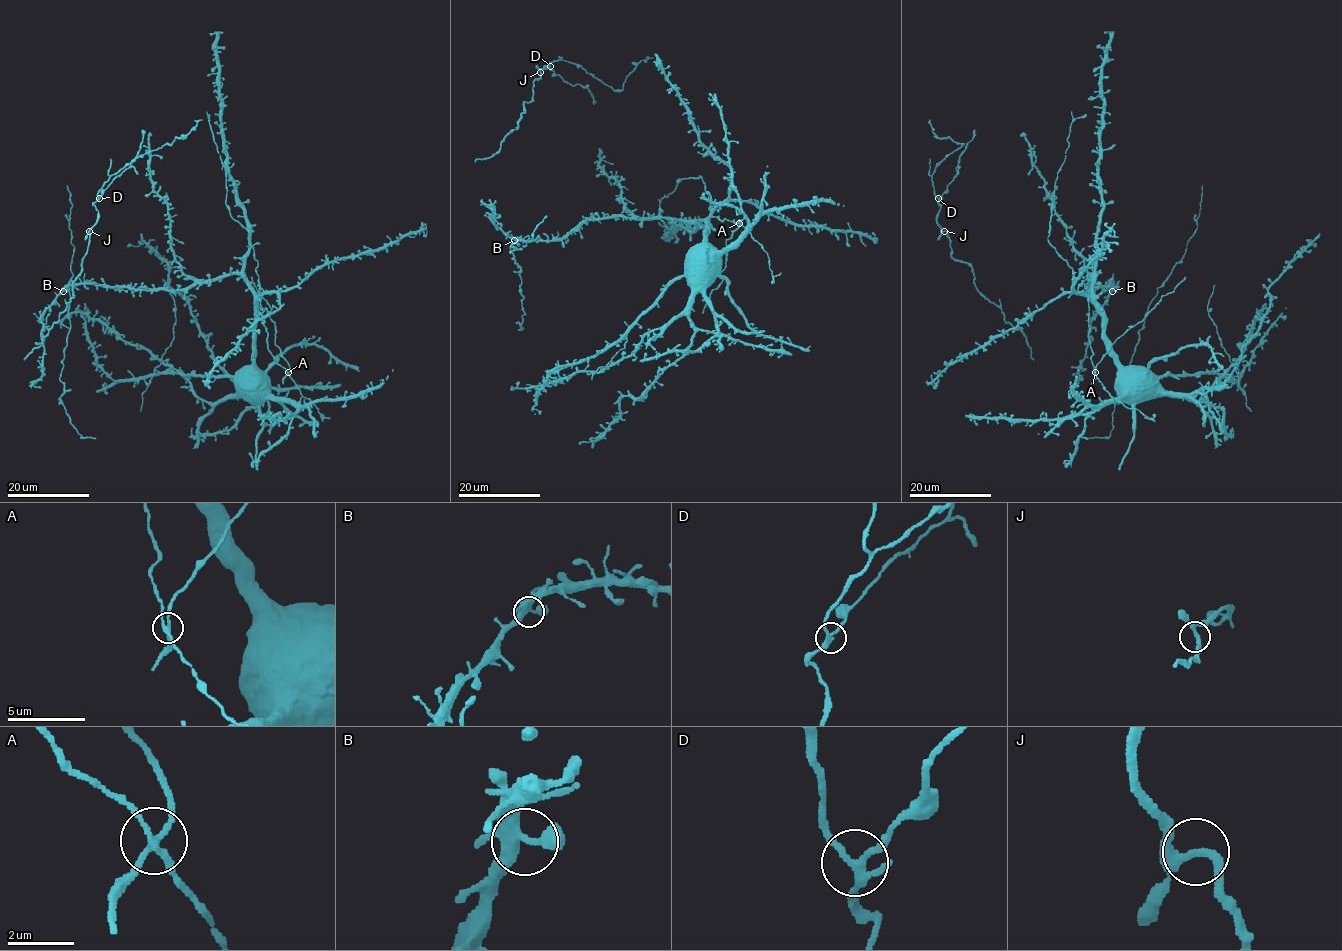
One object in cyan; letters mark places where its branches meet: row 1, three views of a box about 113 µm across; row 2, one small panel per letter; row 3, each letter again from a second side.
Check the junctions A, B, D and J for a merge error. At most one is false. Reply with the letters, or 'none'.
none

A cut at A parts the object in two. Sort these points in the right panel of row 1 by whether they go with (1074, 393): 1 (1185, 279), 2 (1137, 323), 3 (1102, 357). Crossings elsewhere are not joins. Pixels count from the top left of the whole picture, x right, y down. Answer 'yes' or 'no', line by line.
1: no
2: no
3: no

